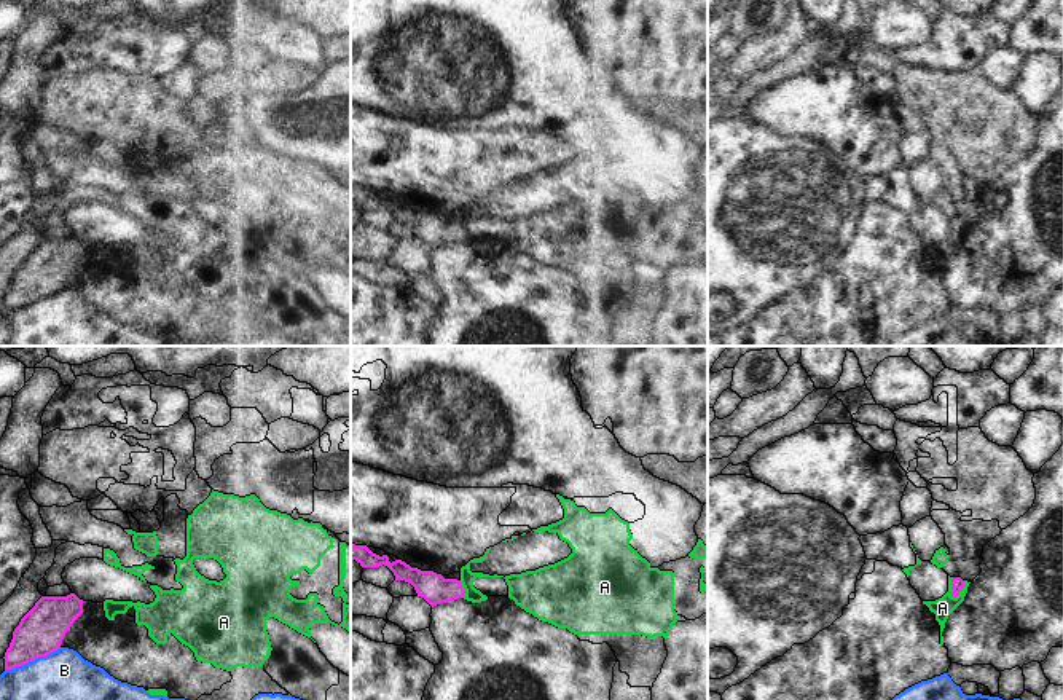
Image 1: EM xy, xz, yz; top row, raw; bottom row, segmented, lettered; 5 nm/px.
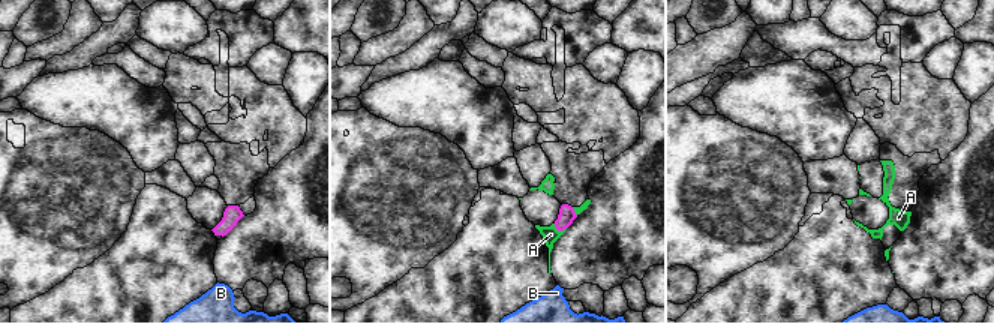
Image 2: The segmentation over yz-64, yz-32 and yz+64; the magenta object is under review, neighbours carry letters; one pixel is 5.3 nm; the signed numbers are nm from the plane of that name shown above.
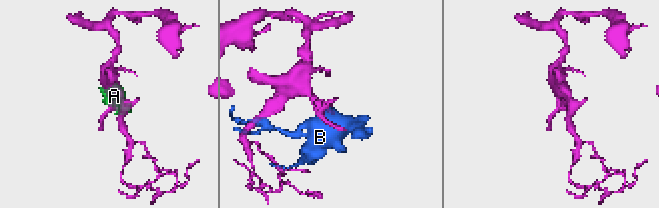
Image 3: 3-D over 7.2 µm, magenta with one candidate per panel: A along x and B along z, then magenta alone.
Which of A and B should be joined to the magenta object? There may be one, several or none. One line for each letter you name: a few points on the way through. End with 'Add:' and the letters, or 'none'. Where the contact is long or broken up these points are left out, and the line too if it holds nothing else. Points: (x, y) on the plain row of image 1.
Add: none

